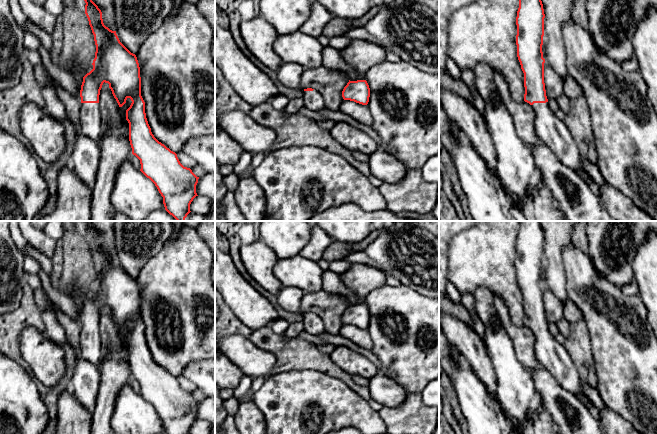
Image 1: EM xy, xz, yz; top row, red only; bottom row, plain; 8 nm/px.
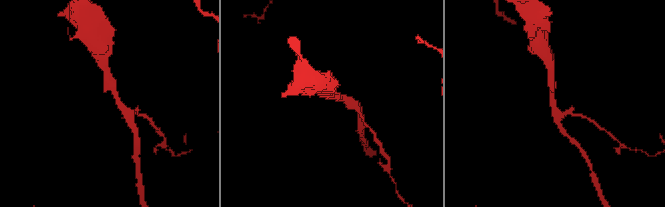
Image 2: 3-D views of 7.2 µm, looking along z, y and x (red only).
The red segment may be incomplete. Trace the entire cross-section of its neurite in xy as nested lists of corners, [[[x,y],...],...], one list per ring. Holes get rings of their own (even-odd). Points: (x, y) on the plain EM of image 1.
[[[91,221],[76,222],[86,227],[85,238],[96,269],[93,293],[83,301],[80,314],[81,357],[96,367],[102,361],[99,319],[104,306],[109,308],[119,331],[130,322],[132,327],[126,334],[126,344],[132,378],[140,384],[140,395],[157,411],[165,434],[190,434],[191,426],[198,420],[196,409],[199,401],[184,391],[177,378],[152,358],[141,320],[136,279],[120,266],[116,255],[104,249],[102,236]]]

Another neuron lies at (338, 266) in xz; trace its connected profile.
[[[335,260],[328,262],[329,267],[328,269],[338,275],[341,275],[343,272],[350,269],[351,264],[346,260]]]

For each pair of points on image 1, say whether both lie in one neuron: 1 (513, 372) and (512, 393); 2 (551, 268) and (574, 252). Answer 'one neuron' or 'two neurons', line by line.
1: one neuron
2: two neurons

